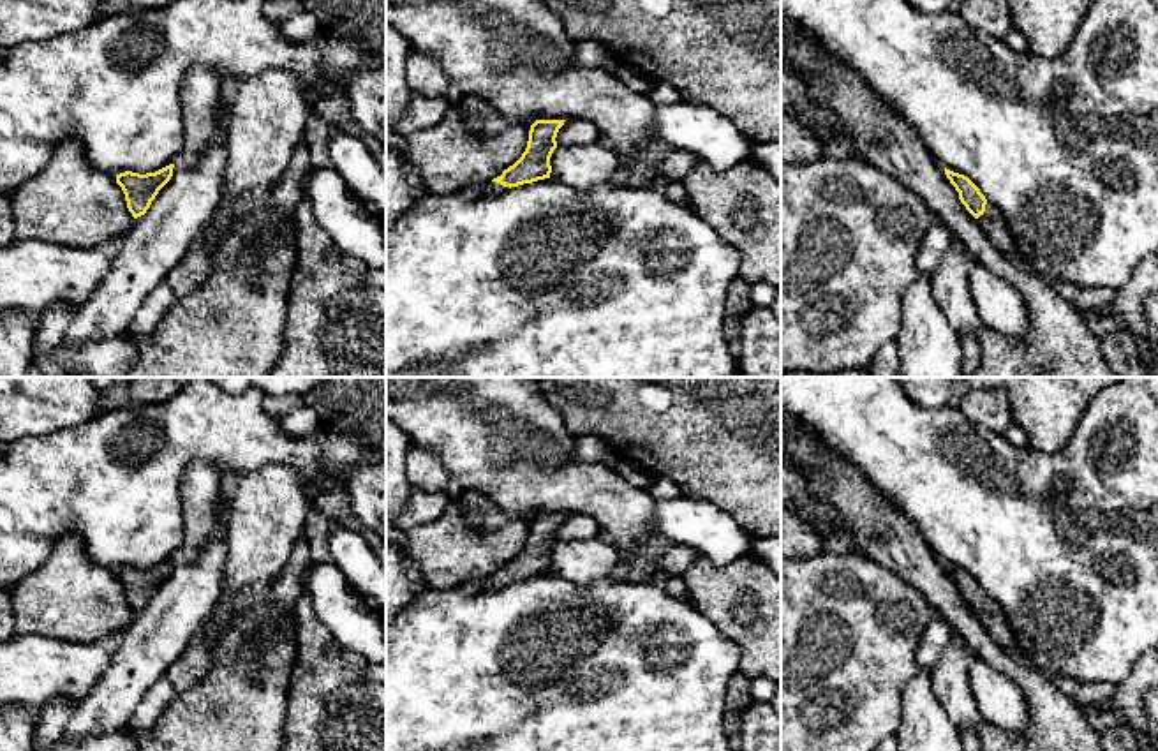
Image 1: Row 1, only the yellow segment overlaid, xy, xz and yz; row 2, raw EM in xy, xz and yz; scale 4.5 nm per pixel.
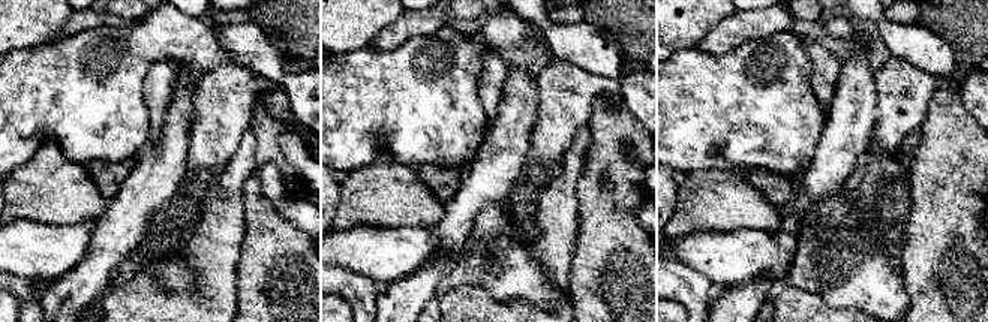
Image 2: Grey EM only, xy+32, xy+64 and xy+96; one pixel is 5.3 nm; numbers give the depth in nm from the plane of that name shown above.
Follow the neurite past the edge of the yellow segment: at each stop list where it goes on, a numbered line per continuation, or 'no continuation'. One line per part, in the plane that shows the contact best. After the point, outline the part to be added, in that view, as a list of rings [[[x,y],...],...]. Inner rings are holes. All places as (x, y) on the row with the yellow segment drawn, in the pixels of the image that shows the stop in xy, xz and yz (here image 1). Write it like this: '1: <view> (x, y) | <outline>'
1: yz (993, 223) | [[[987,201],[985,212],[976,219],[989,240],[1015,264],[1024,266],[1024,257],[1017,250],[1013,236],[1008,229],[1001,210]],[[1024,266],[1026,268],[1026,266]]]

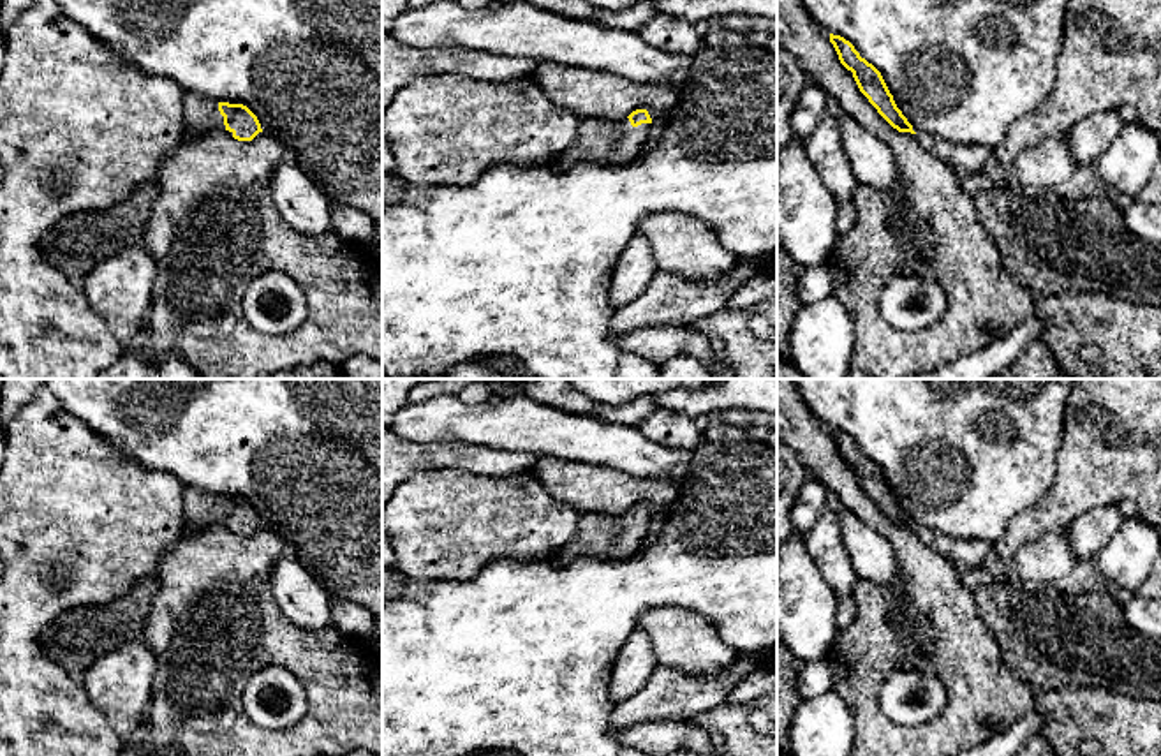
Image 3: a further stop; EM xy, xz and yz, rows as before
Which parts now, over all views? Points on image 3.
1: xy (201, 115) | [[[185,92],[183,118],[187,134],[204,134],[210,130],[229,132],[224,125],[224,116],[218,111],[218,102],[203,95]]]

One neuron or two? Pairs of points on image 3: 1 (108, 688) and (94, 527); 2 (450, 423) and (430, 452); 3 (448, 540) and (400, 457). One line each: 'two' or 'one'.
1: two
2: two
3: two

